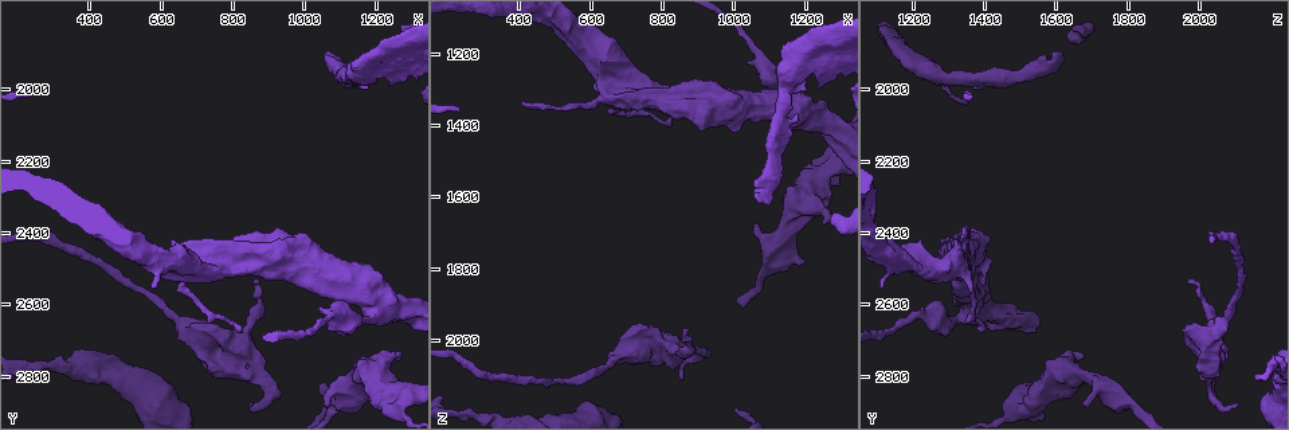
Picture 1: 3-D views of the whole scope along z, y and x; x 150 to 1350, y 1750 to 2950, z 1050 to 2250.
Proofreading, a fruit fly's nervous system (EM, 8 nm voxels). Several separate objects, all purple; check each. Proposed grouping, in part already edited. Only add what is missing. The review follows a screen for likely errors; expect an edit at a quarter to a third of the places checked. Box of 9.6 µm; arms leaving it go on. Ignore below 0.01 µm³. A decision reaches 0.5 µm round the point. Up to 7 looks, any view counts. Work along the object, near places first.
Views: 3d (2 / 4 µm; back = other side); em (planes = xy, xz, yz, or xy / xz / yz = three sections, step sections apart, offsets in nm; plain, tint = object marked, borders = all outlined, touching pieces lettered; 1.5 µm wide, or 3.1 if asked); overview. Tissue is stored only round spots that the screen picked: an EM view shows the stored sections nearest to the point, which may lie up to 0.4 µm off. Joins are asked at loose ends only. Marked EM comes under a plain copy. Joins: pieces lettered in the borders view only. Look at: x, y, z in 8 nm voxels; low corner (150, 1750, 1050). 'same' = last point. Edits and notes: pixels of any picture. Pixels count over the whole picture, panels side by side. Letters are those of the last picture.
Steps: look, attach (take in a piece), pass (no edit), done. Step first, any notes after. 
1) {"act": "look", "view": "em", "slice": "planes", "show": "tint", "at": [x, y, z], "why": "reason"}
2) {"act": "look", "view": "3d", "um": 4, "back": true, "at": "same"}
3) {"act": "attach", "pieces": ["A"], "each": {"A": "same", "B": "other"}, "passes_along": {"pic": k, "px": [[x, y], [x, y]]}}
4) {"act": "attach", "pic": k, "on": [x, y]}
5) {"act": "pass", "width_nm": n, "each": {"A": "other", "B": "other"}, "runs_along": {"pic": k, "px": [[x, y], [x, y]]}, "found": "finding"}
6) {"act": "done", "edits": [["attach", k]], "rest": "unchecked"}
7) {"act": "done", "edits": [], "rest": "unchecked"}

{"act": "look", "view": "3d", "um": 4, "at": [410, 2420, 1340], "why": "thin end"}

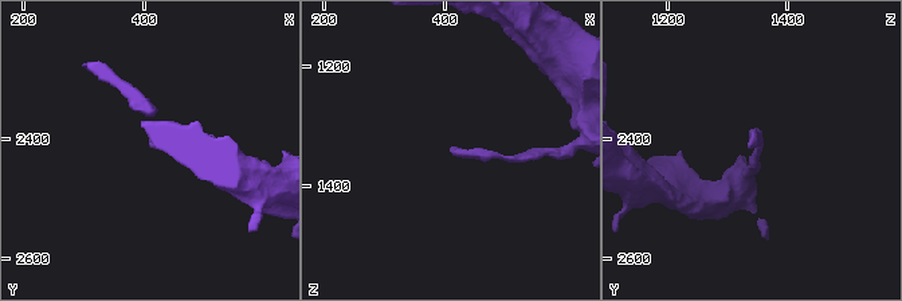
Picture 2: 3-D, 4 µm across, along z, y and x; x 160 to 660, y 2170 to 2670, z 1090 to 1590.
{"act": "look", "view": "em", "slice": "planes", "show": "borders", "at": [410, 2415, 1340], "why": "need the tissue"}

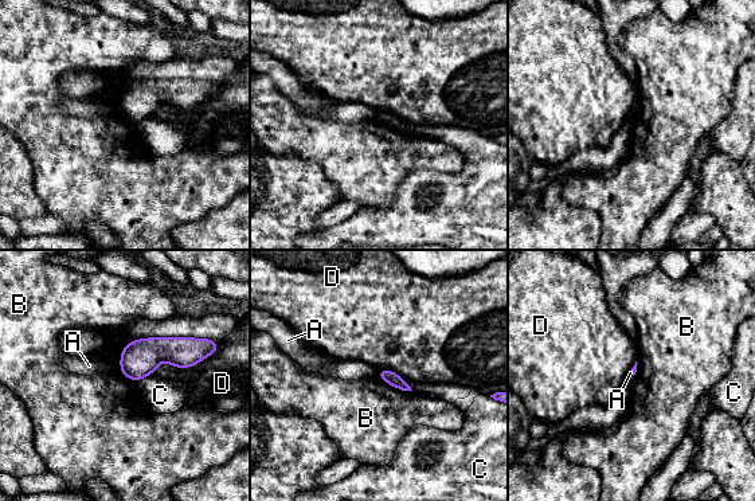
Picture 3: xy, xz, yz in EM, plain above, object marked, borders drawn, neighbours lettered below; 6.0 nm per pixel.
{"act": "pass", "longest_contact_nm": ["D", 380], "each": {"A": "other", "B": "other", "C": "other", "D": "other"}, "border": {"pic": 3, "px": [[126, 344], [120, 371], [136, 382]]}, "found": "no lettered piece goes on from it"}

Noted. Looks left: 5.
{"act": "look", "view": "3d", "um": 2, "at": [1280, 1840, 1640], "why": "end of a long branch"}

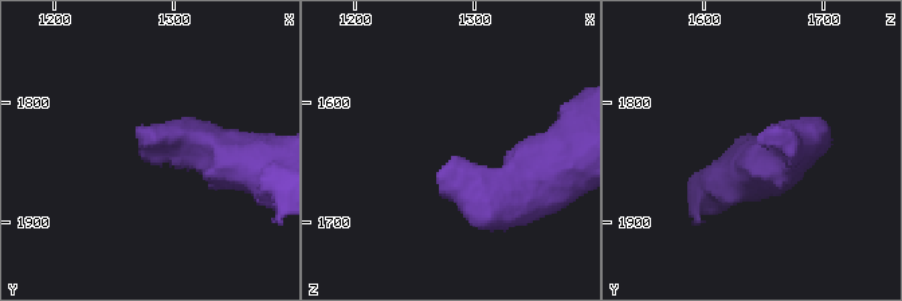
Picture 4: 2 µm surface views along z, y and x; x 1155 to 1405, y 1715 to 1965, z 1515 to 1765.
{"act": "look", "view": "em", "slice": "planes", "show": "borders", "at": [1284, 1830, 1648], "why": "need the tissue"}

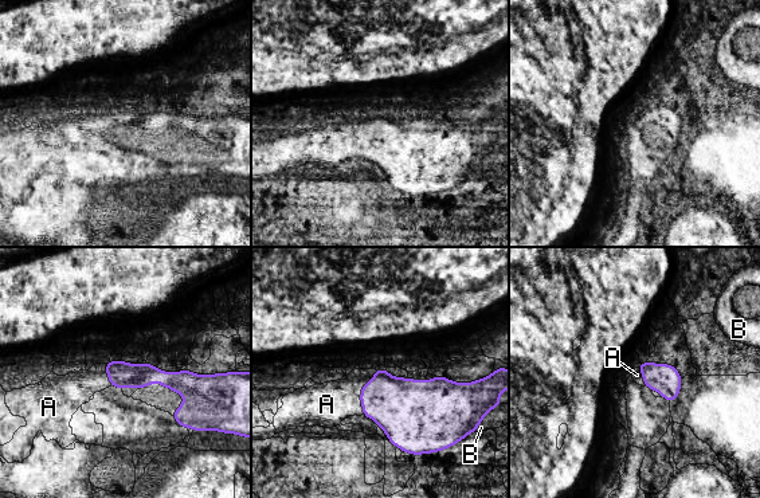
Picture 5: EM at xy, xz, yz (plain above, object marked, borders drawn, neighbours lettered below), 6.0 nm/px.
{"act": "attach", "pic": 5, "on": [326, 404], "longest_contact_nm": ["A", 280], "each": {"A": "same", "B": "other"}, "found": "the neuron continues"}

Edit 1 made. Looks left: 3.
{"act": "look", "view": "overview"}

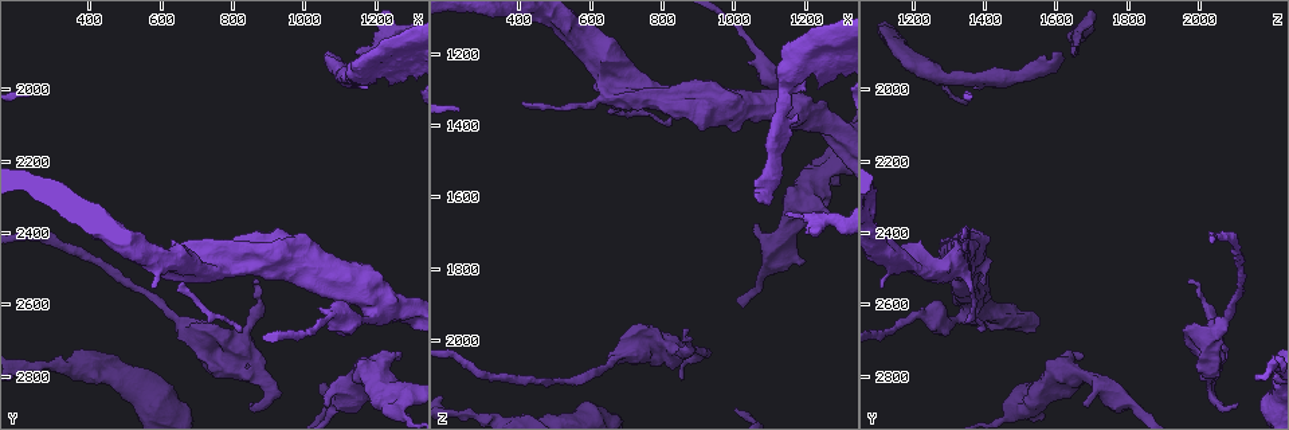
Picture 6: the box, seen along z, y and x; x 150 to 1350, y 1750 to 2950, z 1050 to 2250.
{"act": "look", "view": "em", "slice": "planes", "show": "tint", "at": [870, 2540, 1970], "why": "an open end"}

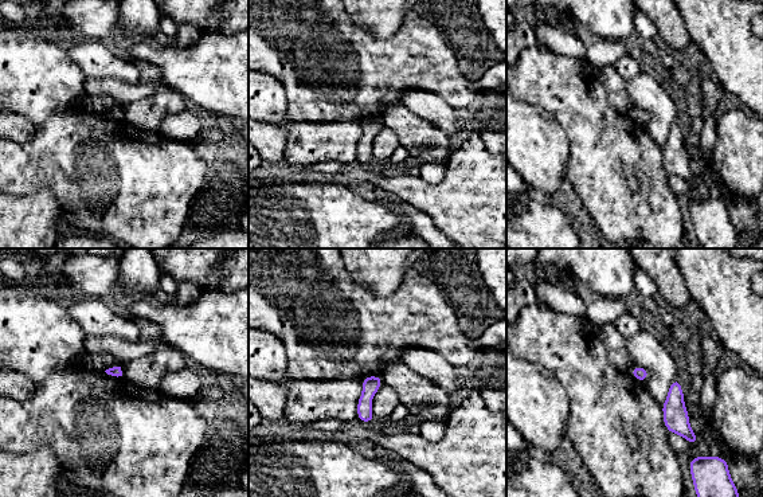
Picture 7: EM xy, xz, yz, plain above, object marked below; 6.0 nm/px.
{"act": "look", "view": "em", "slice": "planes", "show": "borders", "at": "same", "why": "what lies round it"}

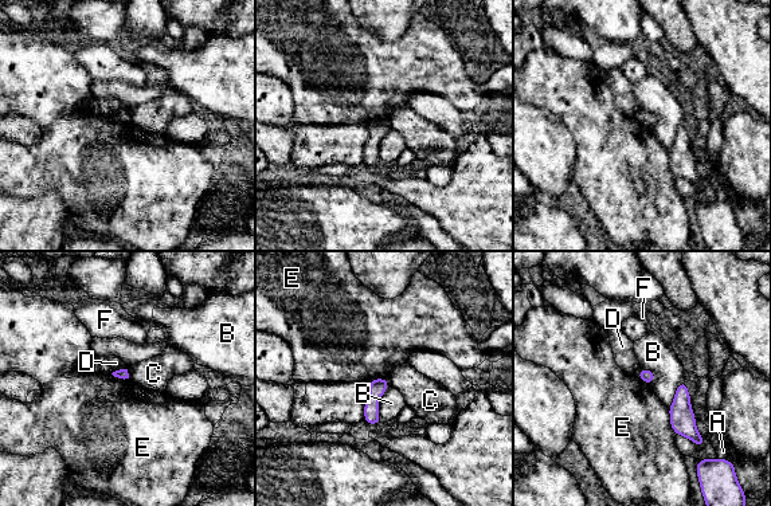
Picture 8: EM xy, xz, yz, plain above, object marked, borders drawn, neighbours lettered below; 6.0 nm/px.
{"act": "pass", "longest_contact_nm": ["B", 220], "each": {"A": "other", "B": "other", "C": "other", "D": "other", "E": "other", "F": "other"}, "border": {"pic": 8, "px": [[666, 408], [670, 428], [676, 434]]}, "found": "none of them fits"}

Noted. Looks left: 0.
{"act": "done", "edits": [["attach", 5]], "rest": "unchecked"}

